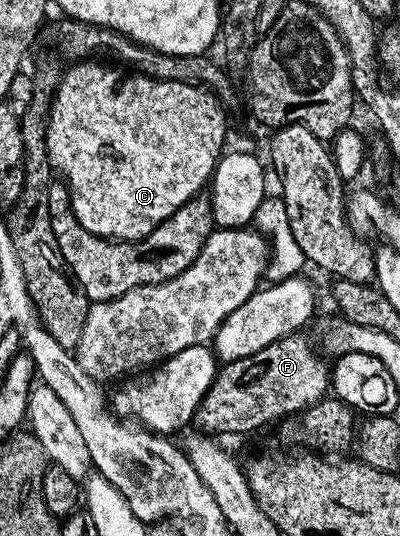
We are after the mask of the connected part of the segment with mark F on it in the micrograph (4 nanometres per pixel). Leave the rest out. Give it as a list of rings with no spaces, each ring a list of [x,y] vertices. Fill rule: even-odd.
[[[296,332],[273,340],[261,352],[245,356],[241,360],[224,362],[218,367],[218,374],[204,398],[197,407],[194,421],[199,422],[198,429],[211,436],[219,434],[247,434],[250,430],[259,430],[270,422],[290,419],[310,408],[314,402],[322,402],[329,390],[329,366],[319,359],[320,351],[311,347],[306,333]]]

